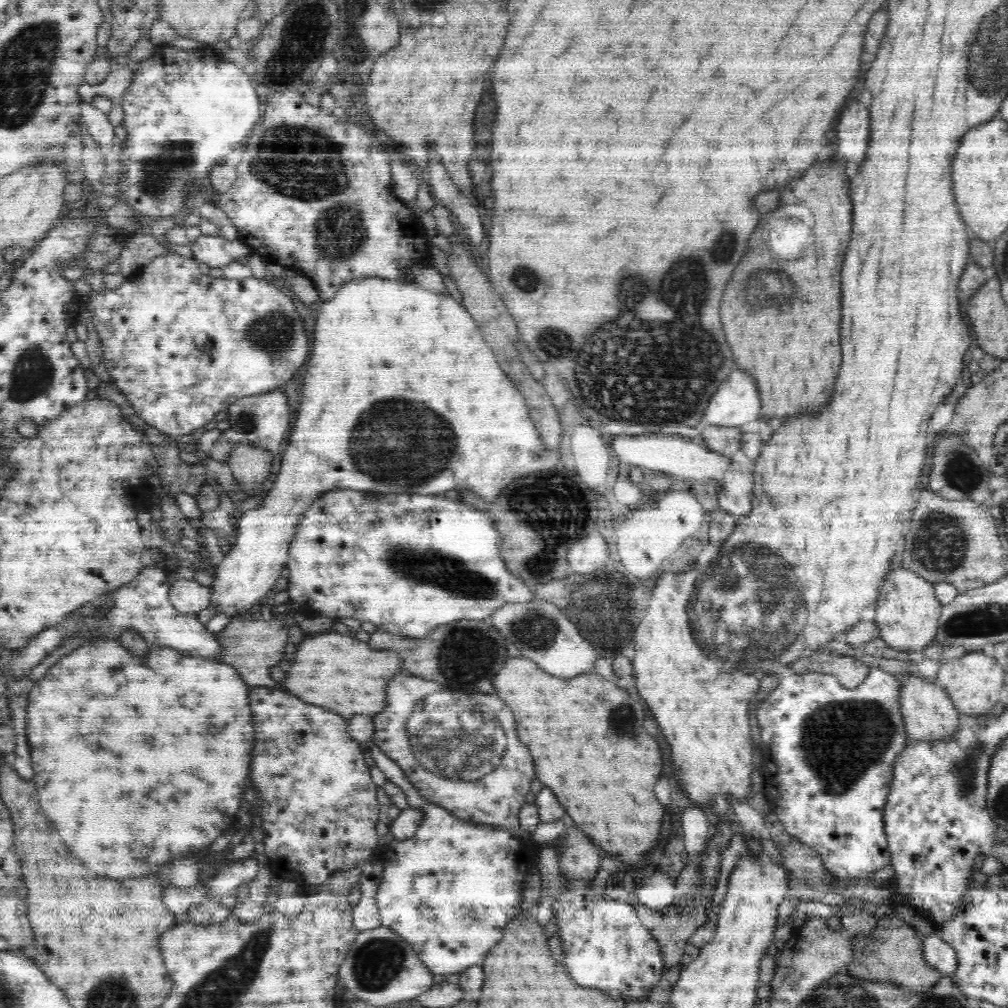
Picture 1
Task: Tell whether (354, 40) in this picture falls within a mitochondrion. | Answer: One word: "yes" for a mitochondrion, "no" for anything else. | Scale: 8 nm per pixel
yes

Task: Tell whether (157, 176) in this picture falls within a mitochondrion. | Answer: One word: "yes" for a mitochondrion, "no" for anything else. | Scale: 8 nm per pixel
yes

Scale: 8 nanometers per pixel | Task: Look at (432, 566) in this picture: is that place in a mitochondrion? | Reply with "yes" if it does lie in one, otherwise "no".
yes

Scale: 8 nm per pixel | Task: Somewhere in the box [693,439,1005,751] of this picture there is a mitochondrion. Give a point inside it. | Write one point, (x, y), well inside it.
(939, 544)

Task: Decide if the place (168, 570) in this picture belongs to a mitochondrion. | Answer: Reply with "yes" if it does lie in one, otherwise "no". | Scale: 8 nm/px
no

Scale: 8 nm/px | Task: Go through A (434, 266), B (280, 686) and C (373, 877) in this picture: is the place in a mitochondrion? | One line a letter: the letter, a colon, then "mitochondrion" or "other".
A: other
B: other
C: other

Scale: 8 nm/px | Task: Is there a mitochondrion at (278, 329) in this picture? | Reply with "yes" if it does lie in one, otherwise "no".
yes

